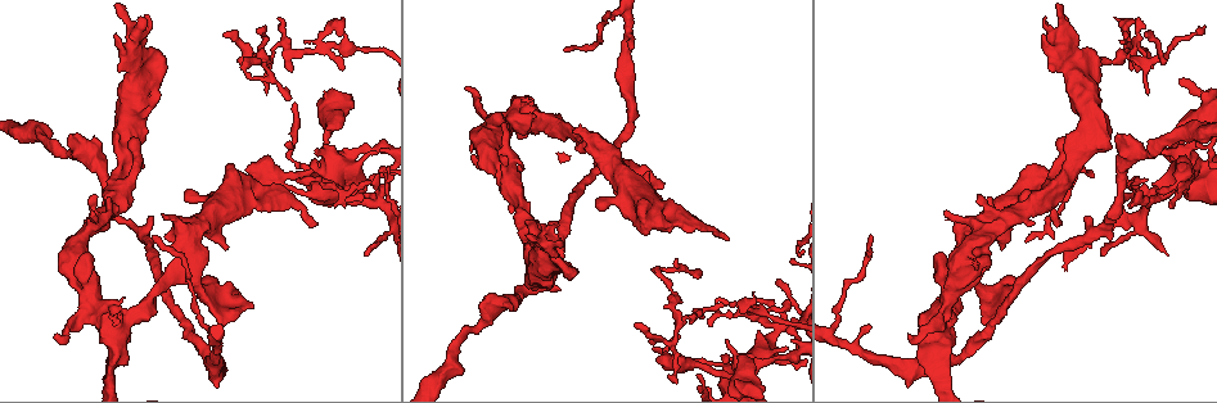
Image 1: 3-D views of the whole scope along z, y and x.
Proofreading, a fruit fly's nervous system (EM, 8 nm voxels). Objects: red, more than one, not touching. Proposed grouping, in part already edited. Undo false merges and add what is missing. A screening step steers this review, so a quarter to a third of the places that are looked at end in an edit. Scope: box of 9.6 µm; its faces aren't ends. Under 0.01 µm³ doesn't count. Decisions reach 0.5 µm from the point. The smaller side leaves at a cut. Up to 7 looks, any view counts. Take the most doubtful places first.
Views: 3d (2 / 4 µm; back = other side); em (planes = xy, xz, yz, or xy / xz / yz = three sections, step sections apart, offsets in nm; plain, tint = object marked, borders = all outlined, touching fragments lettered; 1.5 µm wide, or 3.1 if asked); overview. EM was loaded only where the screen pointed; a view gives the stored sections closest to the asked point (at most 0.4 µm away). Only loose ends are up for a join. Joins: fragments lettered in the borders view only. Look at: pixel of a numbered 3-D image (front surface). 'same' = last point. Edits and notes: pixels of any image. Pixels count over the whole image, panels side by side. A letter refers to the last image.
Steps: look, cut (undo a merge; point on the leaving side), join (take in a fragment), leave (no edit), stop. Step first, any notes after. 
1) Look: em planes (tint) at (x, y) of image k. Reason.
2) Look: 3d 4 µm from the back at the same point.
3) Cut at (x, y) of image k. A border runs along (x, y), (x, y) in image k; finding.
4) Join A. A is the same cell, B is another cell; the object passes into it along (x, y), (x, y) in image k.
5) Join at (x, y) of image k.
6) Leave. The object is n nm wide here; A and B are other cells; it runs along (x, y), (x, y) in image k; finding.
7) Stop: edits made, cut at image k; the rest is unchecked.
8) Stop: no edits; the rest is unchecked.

Look: em planes (borders) at (373, 205) of image 1. Calibre changes.

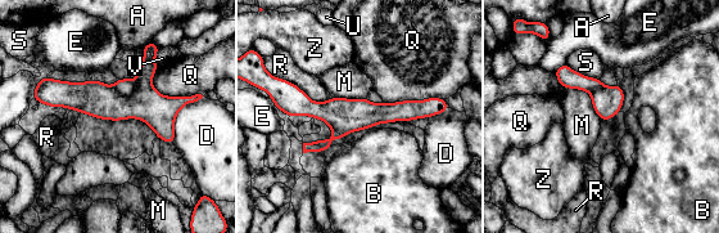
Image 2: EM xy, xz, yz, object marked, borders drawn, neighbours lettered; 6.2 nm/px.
Cut at (126, 86) of image 2. A, B, D, E, M, Q, R, S, U, V and Z are other cells; a border runs along (139, 84), (130, 94), (112, 86) in image 2; two neurons meet here.

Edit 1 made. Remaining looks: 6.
Look: overview.

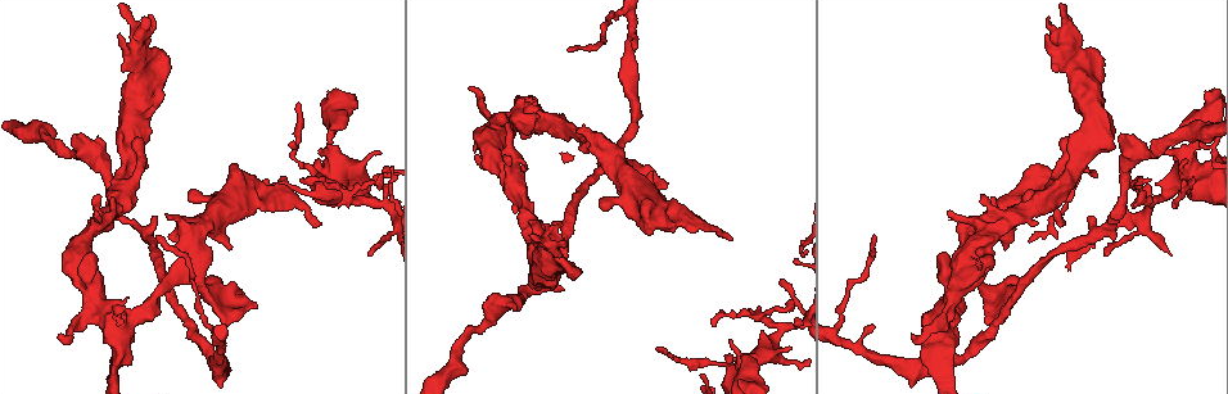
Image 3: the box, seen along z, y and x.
Look: em planes (borders) at (1064, 223) of image 3. Tapers out.

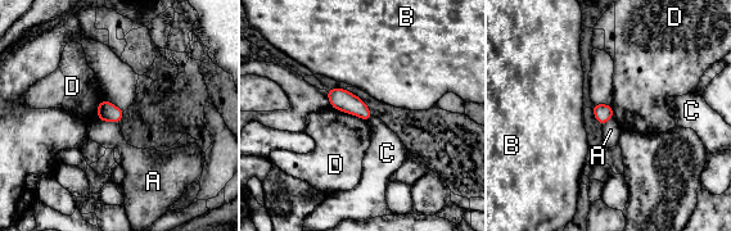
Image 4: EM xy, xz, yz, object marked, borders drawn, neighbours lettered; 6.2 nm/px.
Leave. A, B, C and D are other cells; a border runs along (330, 107), (355, 114), (368, 122) in image 4; no lettered fragment goes on from it.

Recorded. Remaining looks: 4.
Look: em xz step 8 (tint) at (713, 365) of image 3.

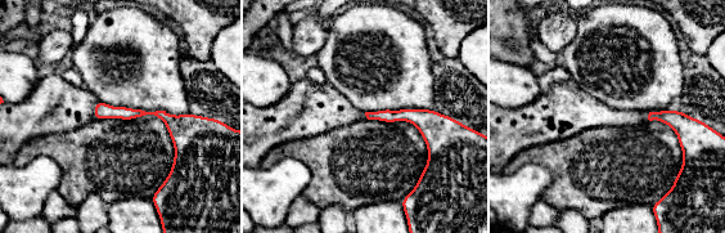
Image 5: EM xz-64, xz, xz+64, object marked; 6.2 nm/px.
Look: em xz step 8 (borders) at the same point. What lies round it.

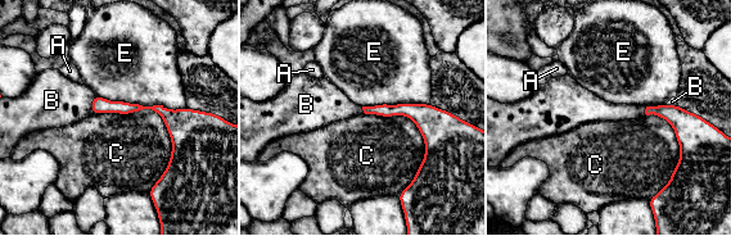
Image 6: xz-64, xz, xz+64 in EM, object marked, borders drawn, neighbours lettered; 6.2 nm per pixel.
Leave. The longest contact is with C, 600 nm; A, B, C and E are other cells; all the same neuron.

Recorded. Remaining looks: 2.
Stop: edits made, cut at image 2; the rest is unchecked.

